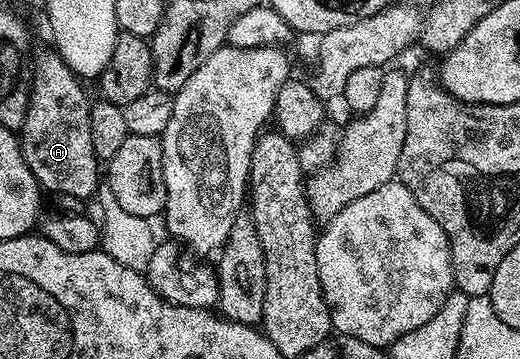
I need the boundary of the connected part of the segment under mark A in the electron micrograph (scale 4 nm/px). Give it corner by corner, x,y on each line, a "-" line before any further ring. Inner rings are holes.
51,47
44,48
35,53
32,65
32,93
26,118
18,130
20,151
26,158
34,178
41,189
52,192
61,192
64,196
95,197
97,184
102,180
102,164
94,154
94,142
90,142
90,99
84,93
81,77
66,66
59,52

